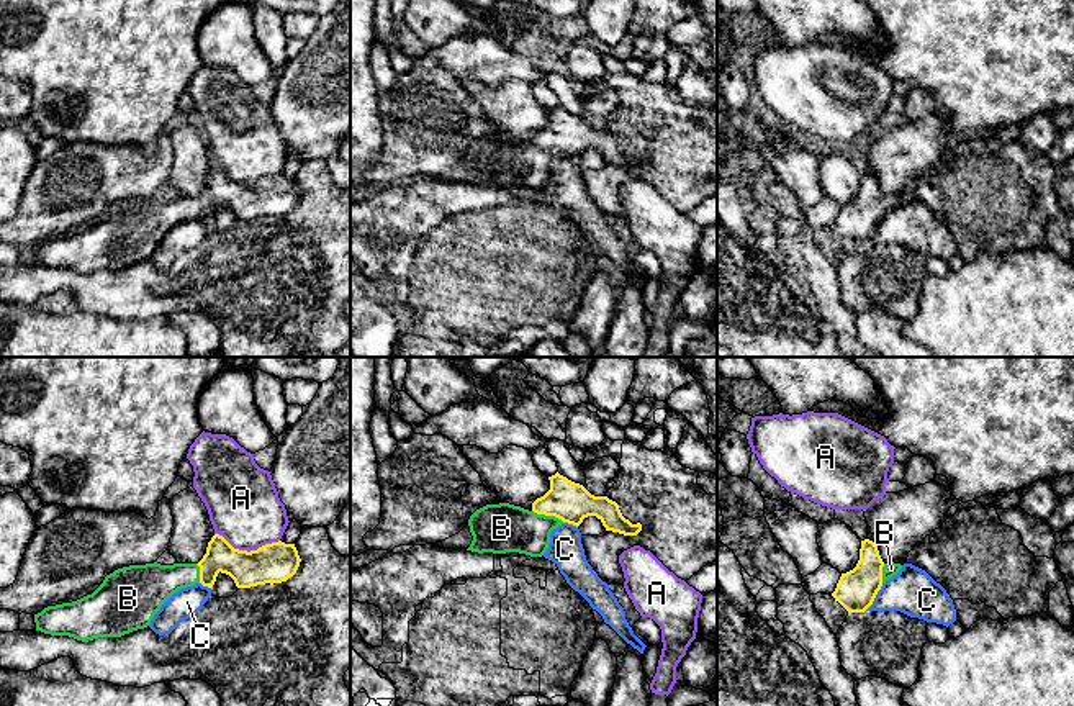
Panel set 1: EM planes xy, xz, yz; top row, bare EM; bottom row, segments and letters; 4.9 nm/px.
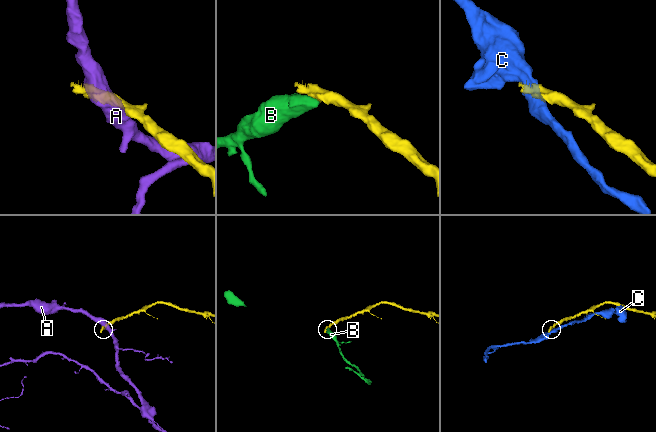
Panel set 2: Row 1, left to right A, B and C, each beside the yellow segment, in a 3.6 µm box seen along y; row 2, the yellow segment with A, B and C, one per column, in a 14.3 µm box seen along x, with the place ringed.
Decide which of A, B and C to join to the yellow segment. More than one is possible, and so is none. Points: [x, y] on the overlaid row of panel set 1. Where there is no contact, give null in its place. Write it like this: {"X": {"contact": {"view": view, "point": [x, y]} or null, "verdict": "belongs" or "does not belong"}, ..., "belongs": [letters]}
{"A": {"contact": {"view": "xy", "point": [246, 551]}, "verdict": "does not belong"}, "B": {"contact": {"view": "xz", "point": [549, 515]}, "verdict": "belongs"}, "C": {"contact": {"view": "yz", "point": [875, 597]}, "verdict": "does not belong"}, "belongs": ["B"]}

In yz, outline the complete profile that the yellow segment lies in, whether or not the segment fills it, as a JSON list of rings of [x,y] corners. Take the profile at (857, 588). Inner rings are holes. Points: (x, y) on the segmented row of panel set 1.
[[[864,539],[861,541],[860,560],[856,567],[842,573],[832,596],[848,613],[864,613],[874,601],[882,583],[902,568],[900,563],[884,563],[878,545]]]

